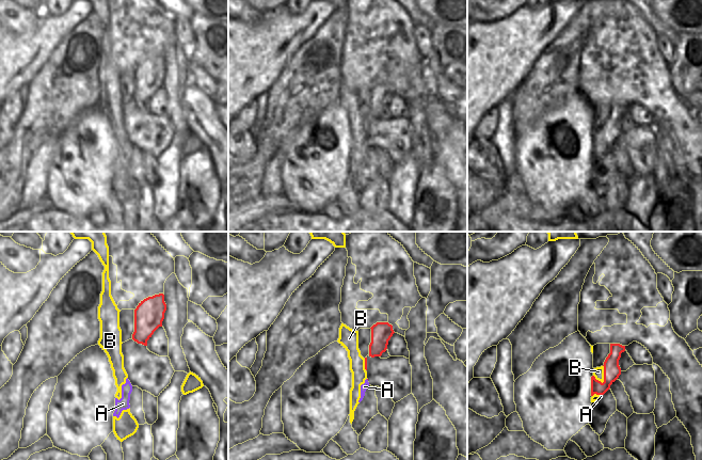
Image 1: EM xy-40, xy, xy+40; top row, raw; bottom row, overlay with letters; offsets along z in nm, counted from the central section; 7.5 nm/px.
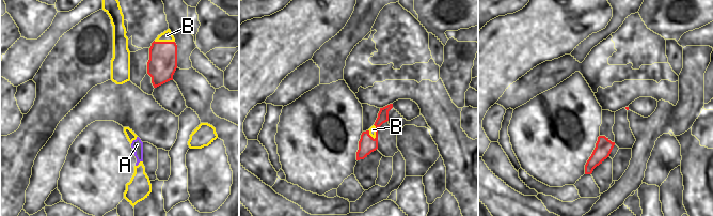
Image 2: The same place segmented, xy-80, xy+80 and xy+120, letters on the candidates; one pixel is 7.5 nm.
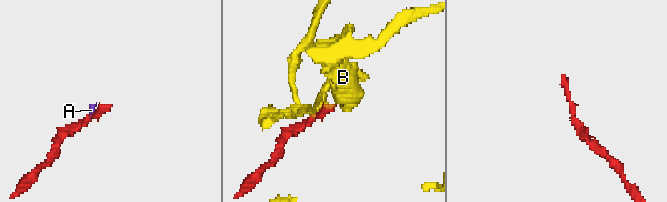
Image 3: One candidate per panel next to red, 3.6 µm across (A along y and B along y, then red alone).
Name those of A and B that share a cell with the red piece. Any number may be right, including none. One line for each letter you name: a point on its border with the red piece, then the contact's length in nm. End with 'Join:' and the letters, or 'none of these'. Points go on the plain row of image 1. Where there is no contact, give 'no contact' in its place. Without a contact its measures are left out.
Join: none of these

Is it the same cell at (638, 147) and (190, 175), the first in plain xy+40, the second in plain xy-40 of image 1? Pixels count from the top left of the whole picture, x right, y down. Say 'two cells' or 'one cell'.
two cells

